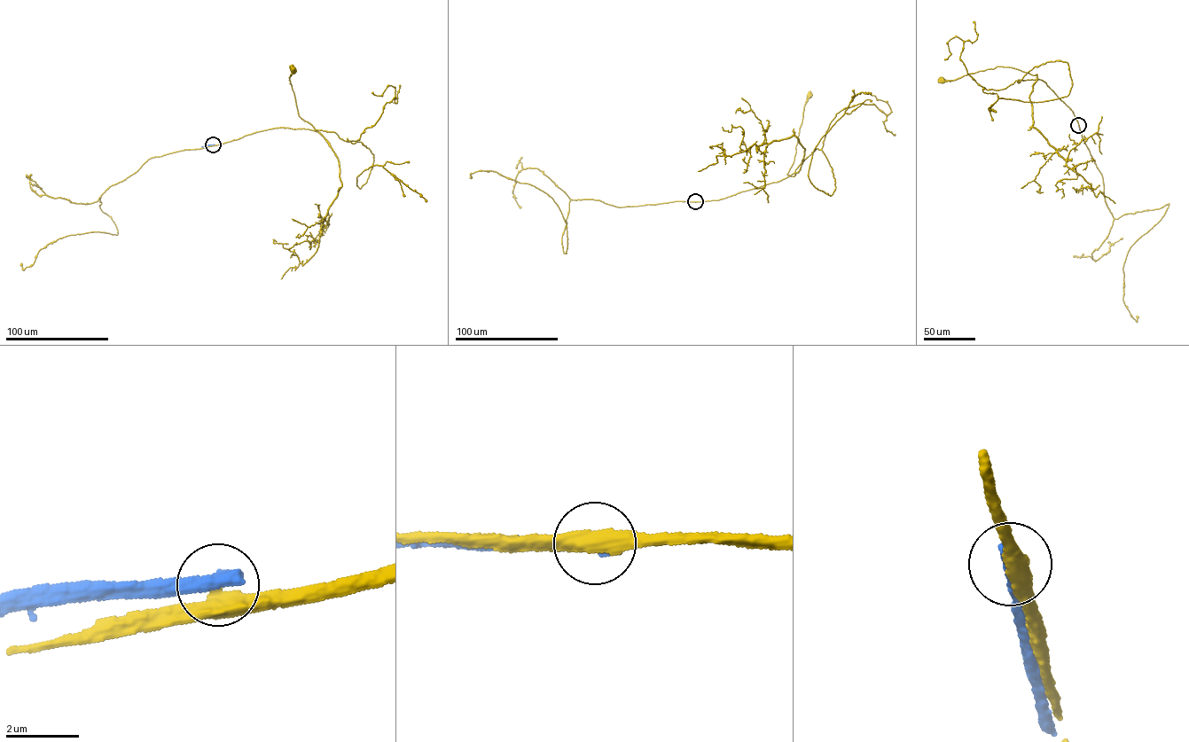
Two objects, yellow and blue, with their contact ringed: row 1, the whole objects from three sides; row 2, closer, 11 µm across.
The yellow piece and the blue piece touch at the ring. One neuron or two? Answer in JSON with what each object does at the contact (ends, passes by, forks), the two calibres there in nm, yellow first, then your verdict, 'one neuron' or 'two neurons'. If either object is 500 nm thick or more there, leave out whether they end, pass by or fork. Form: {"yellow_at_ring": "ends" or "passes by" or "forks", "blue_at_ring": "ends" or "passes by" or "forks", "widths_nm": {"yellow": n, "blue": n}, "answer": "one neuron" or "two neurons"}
{"yellow_at_ring": "passes by", "blue_at_ring": "ends", "widths_nm": {"yellow": 400, "blue": 480}, "answer": "two neurons"}

